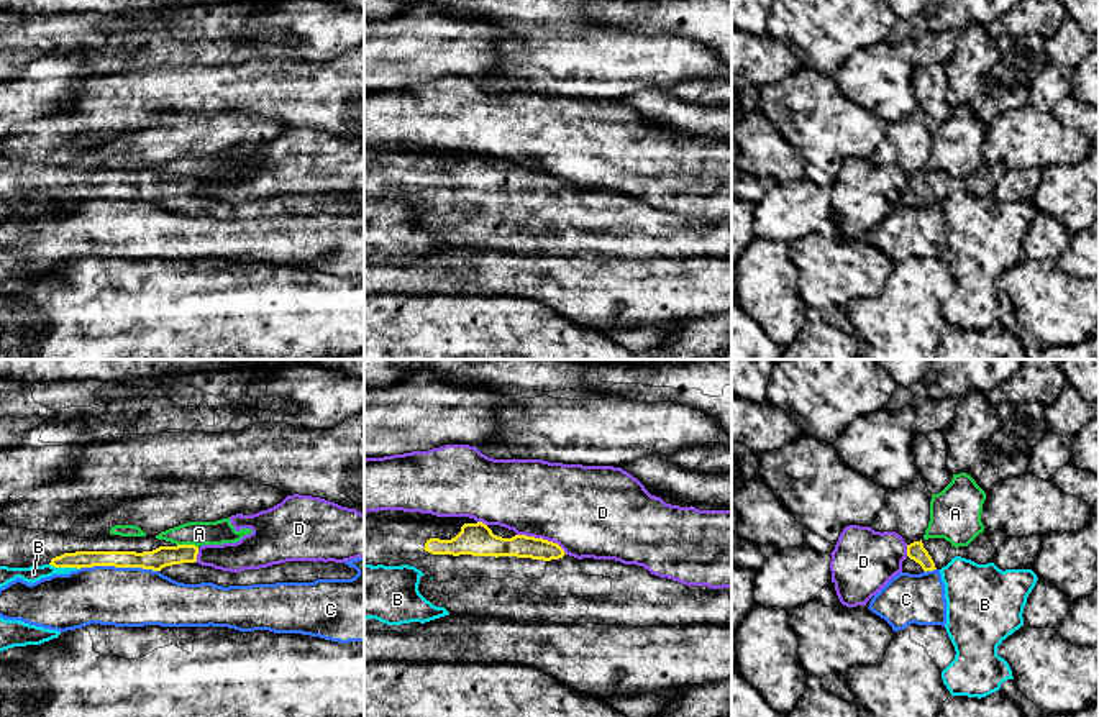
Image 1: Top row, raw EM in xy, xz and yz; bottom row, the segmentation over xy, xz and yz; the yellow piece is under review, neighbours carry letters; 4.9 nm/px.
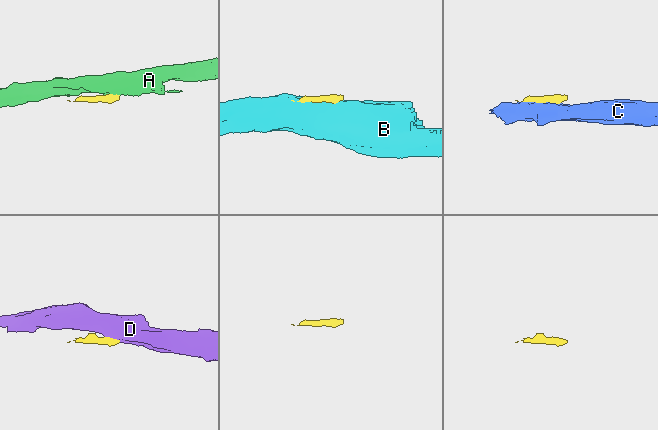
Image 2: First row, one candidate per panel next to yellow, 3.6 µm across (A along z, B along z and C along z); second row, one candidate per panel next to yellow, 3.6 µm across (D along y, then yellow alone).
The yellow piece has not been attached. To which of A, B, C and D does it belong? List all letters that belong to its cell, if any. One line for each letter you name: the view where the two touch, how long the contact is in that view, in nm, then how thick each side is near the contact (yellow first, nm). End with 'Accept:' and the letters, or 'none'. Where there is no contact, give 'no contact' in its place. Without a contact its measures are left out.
Accept: none

